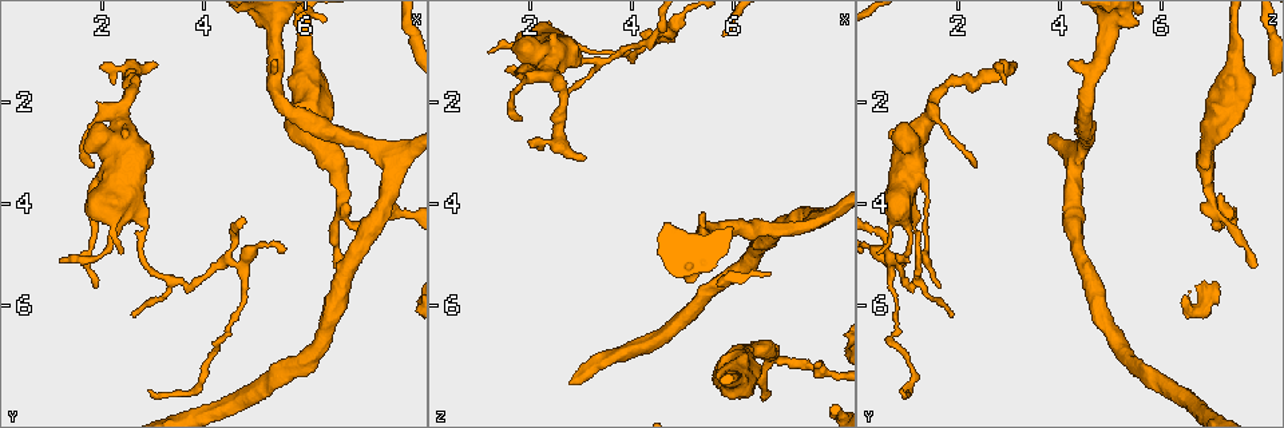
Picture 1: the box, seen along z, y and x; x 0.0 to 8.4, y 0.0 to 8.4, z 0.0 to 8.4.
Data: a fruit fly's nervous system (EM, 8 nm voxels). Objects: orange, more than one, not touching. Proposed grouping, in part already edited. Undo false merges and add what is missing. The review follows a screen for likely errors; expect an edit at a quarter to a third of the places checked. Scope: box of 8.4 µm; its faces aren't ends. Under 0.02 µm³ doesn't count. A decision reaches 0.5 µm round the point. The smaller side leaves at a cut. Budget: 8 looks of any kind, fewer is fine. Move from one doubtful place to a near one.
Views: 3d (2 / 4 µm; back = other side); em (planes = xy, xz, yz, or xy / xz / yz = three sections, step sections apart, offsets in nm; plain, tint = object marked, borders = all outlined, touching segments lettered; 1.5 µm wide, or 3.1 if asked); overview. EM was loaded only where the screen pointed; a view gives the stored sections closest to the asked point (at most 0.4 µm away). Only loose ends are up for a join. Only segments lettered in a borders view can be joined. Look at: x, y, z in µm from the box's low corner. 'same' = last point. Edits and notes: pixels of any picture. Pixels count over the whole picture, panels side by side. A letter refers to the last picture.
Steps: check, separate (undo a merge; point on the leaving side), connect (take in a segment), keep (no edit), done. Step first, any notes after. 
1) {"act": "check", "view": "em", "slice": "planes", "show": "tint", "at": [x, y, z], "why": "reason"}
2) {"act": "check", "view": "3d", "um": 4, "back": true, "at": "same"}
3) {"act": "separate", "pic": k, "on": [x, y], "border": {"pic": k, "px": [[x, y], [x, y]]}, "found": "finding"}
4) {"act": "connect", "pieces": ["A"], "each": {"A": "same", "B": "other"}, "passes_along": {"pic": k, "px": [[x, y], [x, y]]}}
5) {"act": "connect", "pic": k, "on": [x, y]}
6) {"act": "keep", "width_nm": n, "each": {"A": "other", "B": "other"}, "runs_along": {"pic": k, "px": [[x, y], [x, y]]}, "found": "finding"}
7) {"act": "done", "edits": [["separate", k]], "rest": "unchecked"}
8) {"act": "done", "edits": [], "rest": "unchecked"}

{"act": "check", "view": "3d", "um": 4, "at": [2.05, 1.25, 2.75], "why": "an open end"}

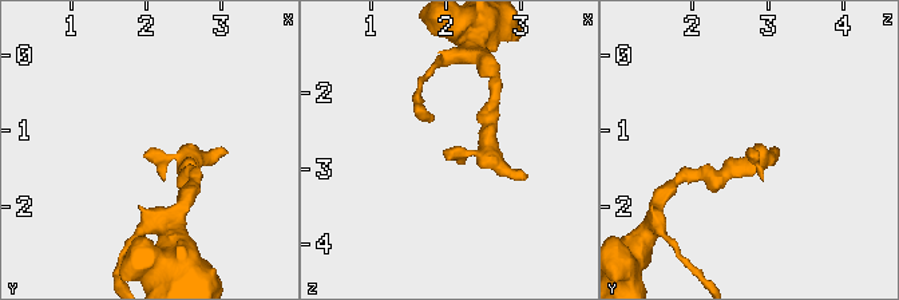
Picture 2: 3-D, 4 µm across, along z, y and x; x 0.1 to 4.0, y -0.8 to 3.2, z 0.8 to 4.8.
{"act": "check", "view": "em", "slice": "planes", "show": "plain", "at": [2.05, 1.20, 2.75], "why": "now the EM"}

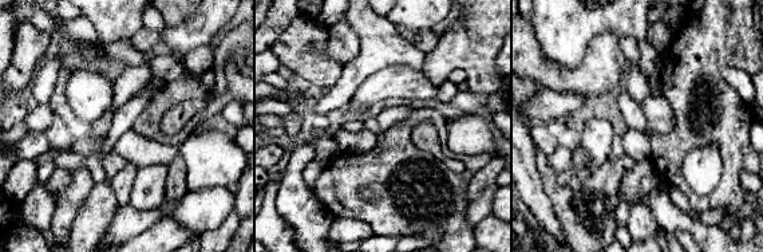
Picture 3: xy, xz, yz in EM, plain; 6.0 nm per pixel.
{"act": "check", "view": "em", "slice": "planes", "show": "borders", "at": "same"}

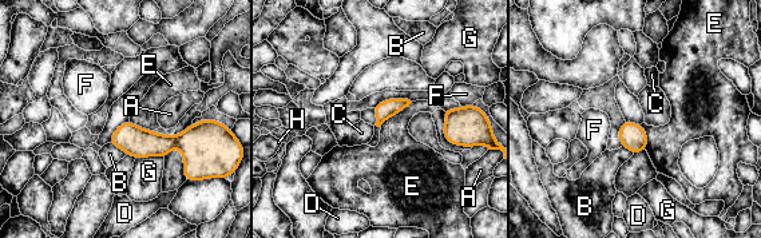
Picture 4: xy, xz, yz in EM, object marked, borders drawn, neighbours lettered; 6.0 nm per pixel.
{"act": "keep", "each": {"A": "other", "B": "other", "C": "other", "D": "other", "E": "other", "F": "other", "G": "other", "H": "other"}, "border": {"pic": 4, "px": [[412, 102], [380, 126]]}, "found": "no lettered segment goes on from it"}

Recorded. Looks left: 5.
{"act": "check", "view": "3d", "um": 2, "at": [1.85, 3.35, 2.35], "why": "thin end"}

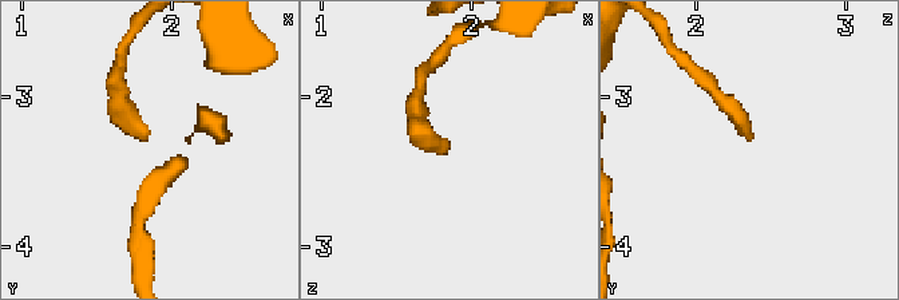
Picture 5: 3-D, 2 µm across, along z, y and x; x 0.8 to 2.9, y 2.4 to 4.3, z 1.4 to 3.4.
{"act": "check", "view": "em", "slice": "planes", "show": "borders", "at": [1.82, 3.28, 2.36]}

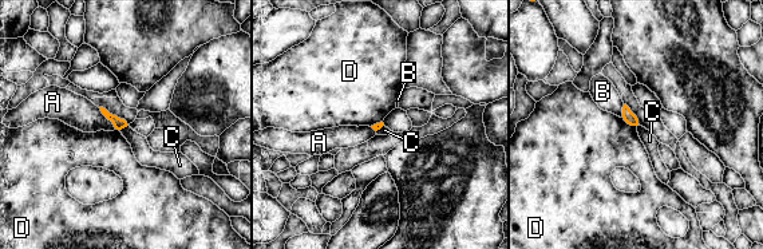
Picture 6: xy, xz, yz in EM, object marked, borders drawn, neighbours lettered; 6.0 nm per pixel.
{"act": "keep", "each": {"A": "other", "B": "other", "C": "other", "D": "other"}, "border": {"pic": 6, "px": [[127, 125], [119, 130]]}, "found": "none of them fits"}

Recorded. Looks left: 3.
{"act": "check", "view": "3d", "um": 2, "at": [5.35, 1.15, 4.15], "why": "branch stops here"}

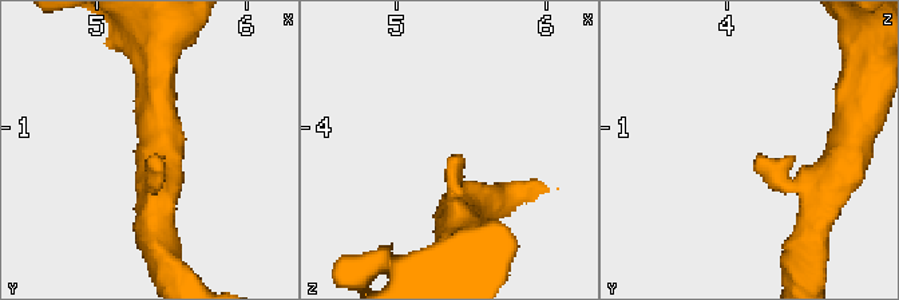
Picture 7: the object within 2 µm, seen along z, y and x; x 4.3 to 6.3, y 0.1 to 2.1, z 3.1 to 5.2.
{"act": "check", "view": "em", "slice": "xy", "step": 8, "show": "borders", "at": [5.42, 1.16, 4.20], "arm_widths_nm": [280, 280], "why": "need the tissue"}

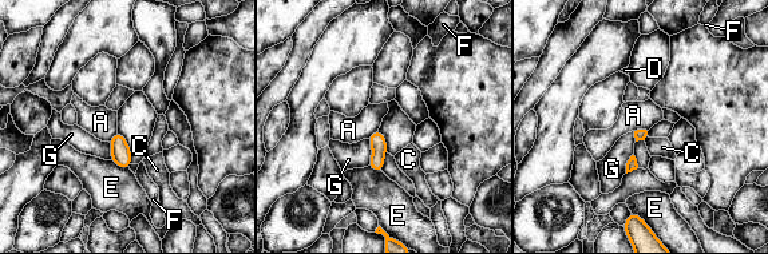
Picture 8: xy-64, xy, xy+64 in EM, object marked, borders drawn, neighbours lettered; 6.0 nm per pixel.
{"act": "check", "view": "em", "slice": "planes", "show": "borders", "at": "same"}

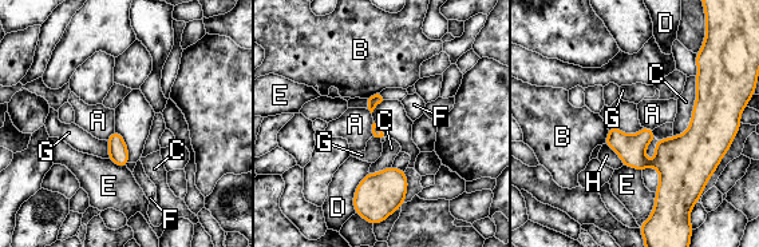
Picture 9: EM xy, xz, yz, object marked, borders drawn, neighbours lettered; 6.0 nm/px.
{"act": "keep", "longest_contact_nm": ["C", 320], "each": {"A": "other", "B": "other", "C": "other", "D": "other", "E": "other", "F": "other", "G": "other", "H": "other"}, "runs_along": {"pic": 9, "px": [[688, 139], [657, 163], [609, 143]]}, "found": "no lettered segment goes on from it"}

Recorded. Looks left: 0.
{"act": "done", "edits": [], "rest": "unchecked"}

